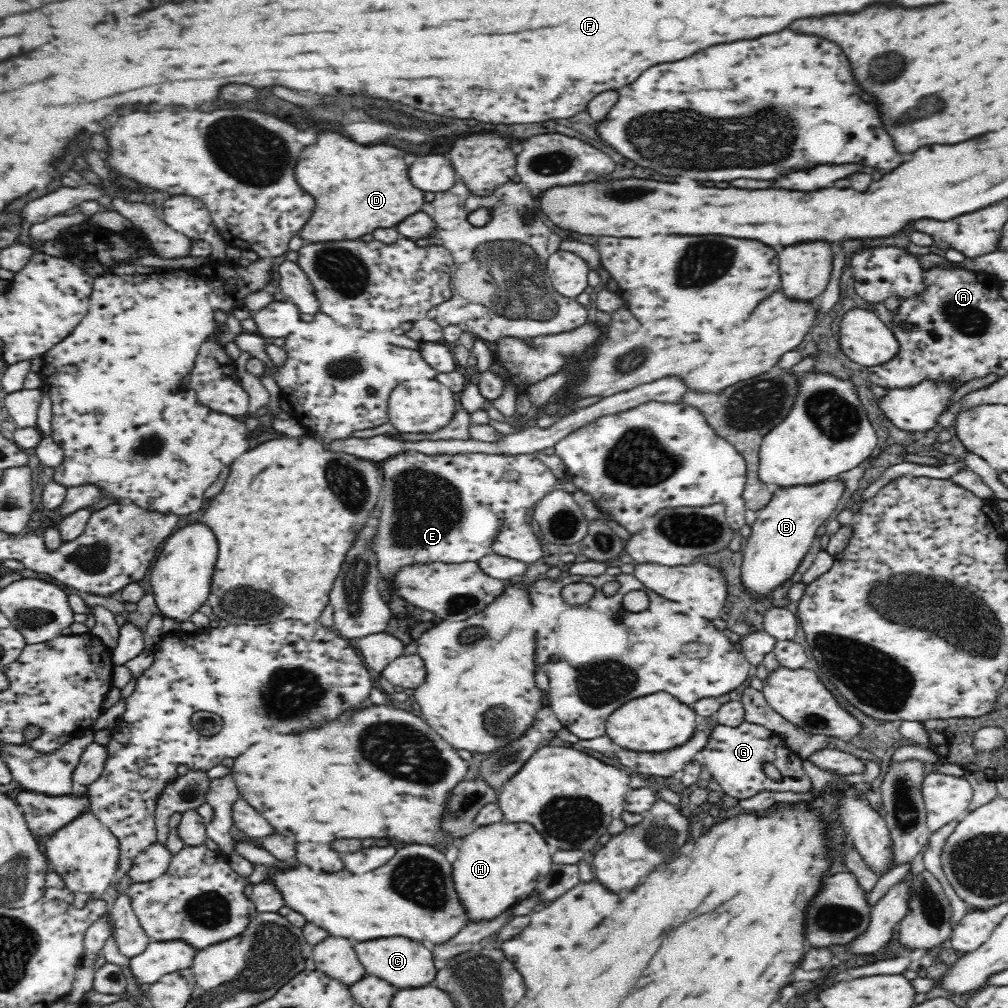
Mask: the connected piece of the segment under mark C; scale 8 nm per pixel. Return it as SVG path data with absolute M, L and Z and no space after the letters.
M389 938L370 940L367 943L354 942L358 960L364 966L368 975L383 980L396 988L422 988L434 982L438 975L435 956L432 948L424 948L422 944L416 944L412 940L404 938Z

